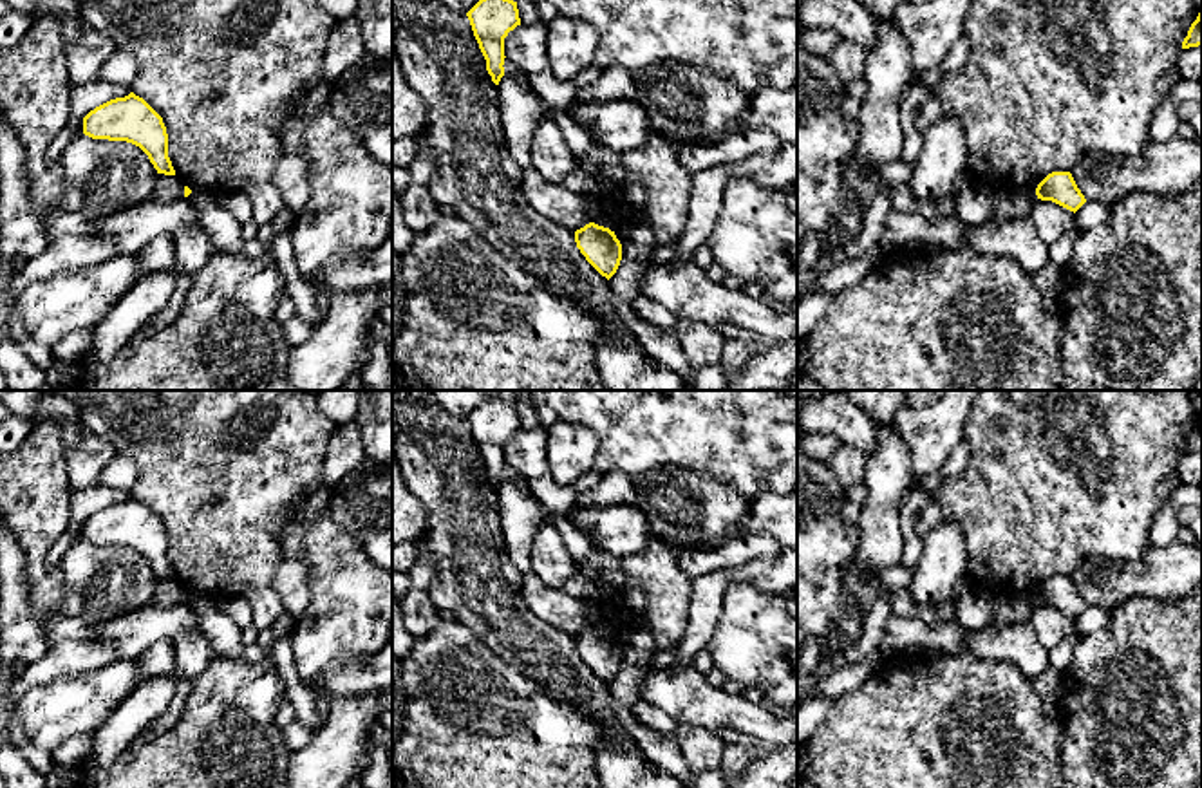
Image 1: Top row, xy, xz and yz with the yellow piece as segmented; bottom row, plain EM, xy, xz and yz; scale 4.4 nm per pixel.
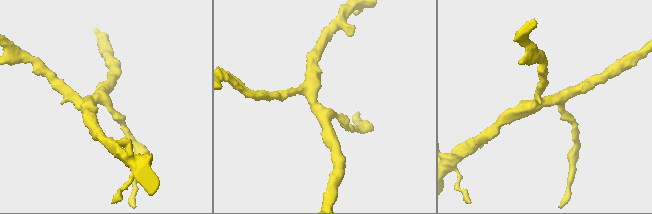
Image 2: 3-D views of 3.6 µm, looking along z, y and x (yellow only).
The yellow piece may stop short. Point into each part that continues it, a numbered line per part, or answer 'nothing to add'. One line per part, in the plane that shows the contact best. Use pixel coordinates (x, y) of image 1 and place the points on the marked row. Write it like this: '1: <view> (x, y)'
nothing to add

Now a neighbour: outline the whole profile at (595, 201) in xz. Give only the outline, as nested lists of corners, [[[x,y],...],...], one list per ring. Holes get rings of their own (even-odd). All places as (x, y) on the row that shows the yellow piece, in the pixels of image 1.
[[[598,183],[595,190],[586,195],[586,210],[589,220],[607,228],[609,208],[606,206],[606,197],[609,193],[609,184]]]

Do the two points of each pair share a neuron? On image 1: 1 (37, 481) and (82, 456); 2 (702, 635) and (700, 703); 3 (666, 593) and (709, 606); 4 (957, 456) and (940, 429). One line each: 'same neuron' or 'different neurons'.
1: different neurons
2: different neurons
3: different neurons
4: different neurons

